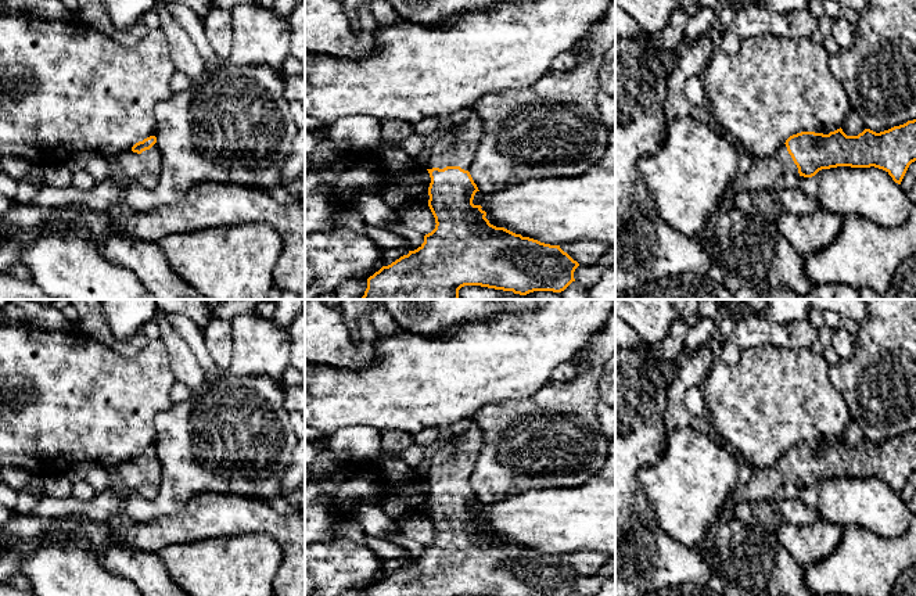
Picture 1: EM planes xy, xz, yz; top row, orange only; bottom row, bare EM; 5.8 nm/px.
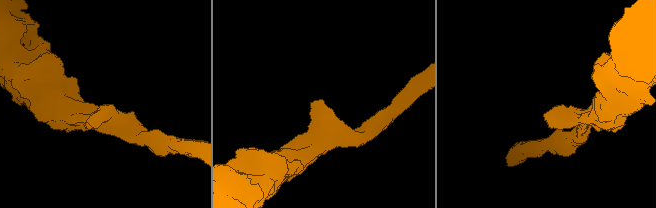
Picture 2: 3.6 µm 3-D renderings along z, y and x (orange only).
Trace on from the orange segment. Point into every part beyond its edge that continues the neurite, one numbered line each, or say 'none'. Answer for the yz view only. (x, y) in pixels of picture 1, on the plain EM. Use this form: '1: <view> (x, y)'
1: yz (764, 483)

